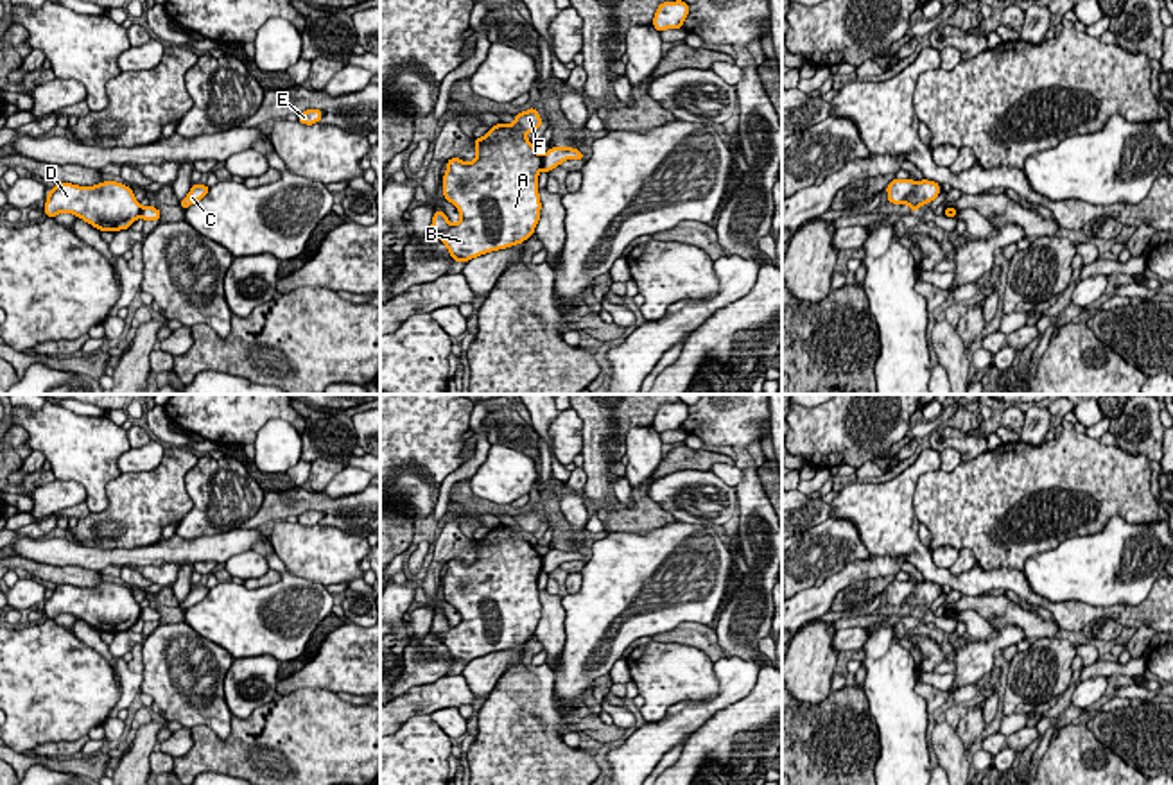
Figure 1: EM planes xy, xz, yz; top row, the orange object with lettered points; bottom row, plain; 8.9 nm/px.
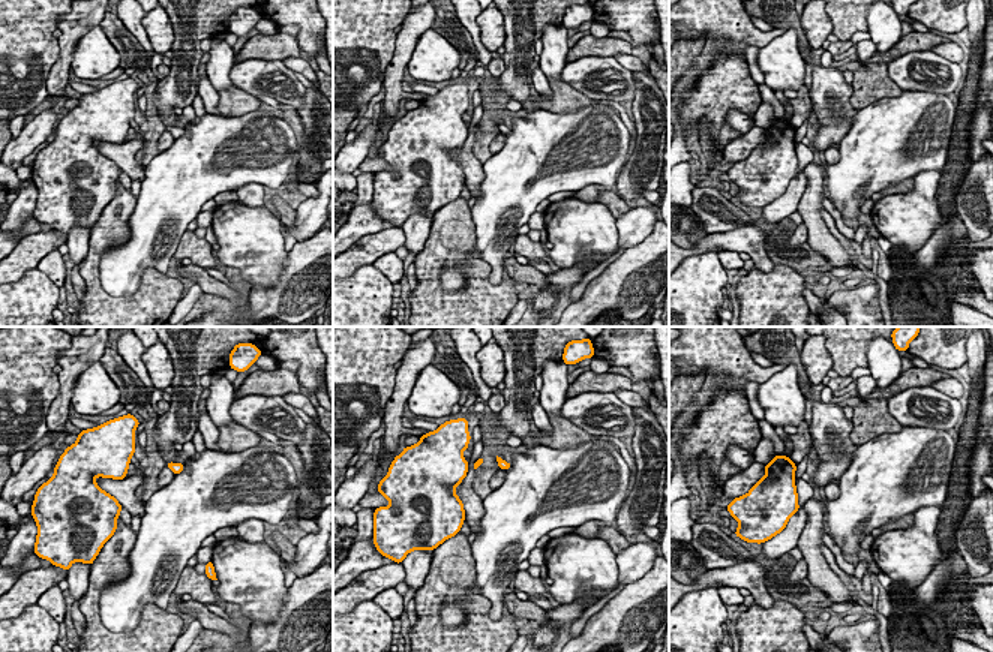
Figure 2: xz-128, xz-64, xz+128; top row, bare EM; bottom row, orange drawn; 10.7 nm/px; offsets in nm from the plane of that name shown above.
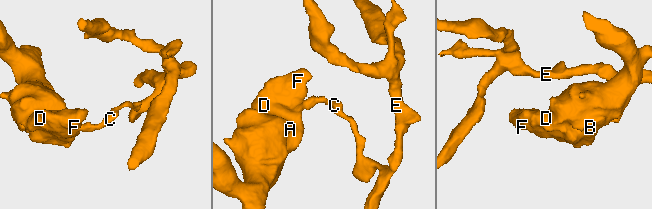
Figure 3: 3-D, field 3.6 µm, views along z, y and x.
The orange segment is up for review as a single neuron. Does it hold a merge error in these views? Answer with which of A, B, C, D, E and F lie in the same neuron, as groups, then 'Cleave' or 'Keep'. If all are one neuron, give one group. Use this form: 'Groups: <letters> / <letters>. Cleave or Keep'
Groups: A B D F / C E. Cleave

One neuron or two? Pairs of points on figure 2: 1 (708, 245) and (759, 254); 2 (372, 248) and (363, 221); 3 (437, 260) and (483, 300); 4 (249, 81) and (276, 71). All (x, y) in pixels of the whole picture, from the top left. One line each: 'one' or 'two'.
1: one
2: two
3: one
4: one

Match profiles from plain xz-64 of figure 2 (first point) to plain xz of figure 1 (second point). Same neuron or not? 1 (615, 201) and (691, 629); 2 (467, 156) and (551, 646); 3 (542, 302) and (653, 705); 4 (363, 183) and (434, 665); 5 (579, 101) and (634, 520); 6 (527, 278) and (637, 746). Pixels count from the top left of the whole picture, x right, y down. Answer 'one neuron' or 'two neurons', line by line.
1: one neuron
2: one neuron
3: two neurons
4: two neurons
5: one neuron
6: two neurons

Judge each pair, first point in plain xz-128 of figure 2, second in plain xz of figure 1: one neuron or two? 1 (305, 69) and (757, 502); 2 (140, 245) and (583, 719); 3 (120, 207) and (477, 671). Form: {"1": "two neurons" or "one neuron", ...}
{"1": "two neurons", "2": "two neurons", "3": "two neurons"}

